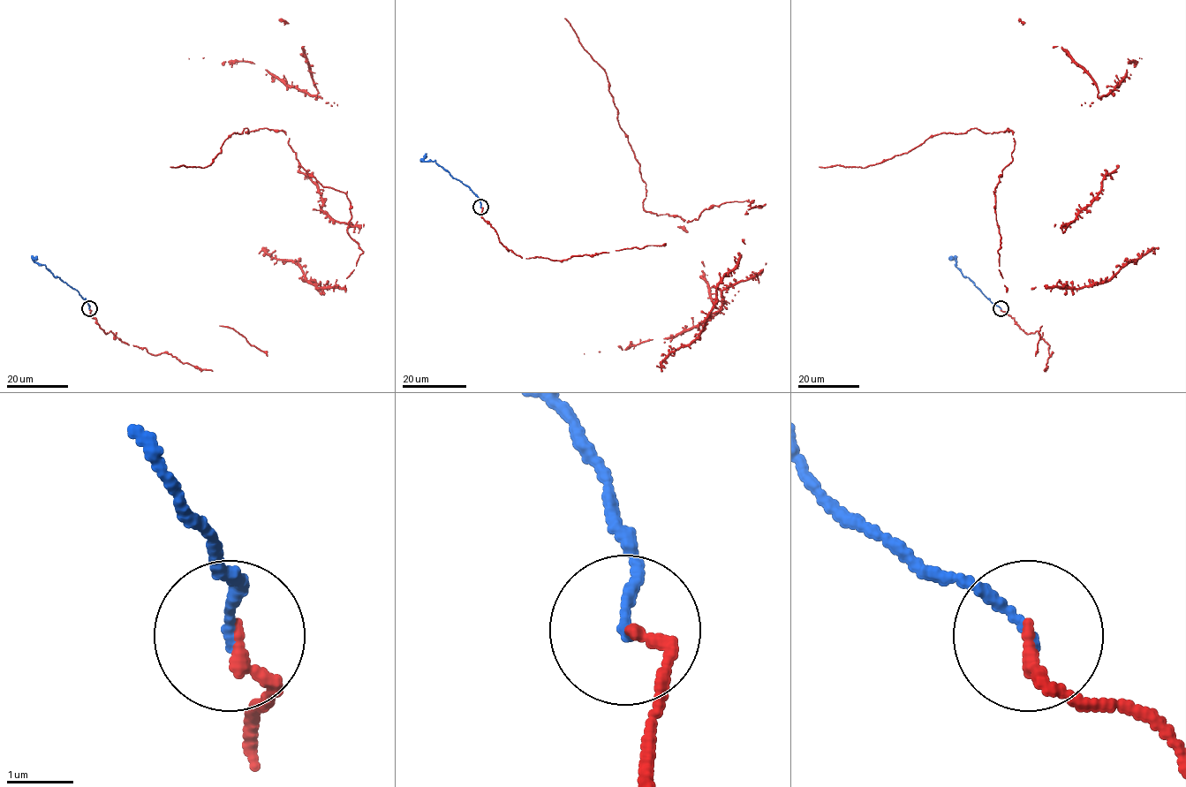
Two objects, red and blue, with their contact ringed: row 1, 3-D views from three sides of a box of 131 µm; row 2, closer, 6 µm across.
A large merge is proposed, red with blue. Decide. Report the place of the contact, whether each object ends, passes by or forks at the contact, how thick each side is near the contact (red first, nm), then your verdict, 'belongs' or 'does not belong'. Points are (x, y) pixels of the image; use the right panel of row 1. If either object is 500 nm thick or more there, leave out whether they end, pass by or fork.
place (1000, 308); red ends; blue ends; calibres 180 and 160 nm; belongs

